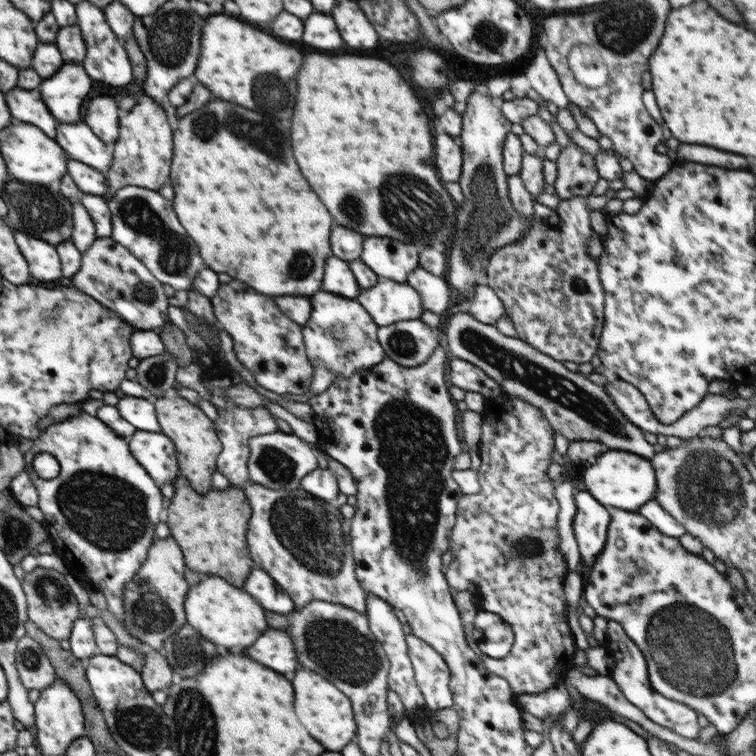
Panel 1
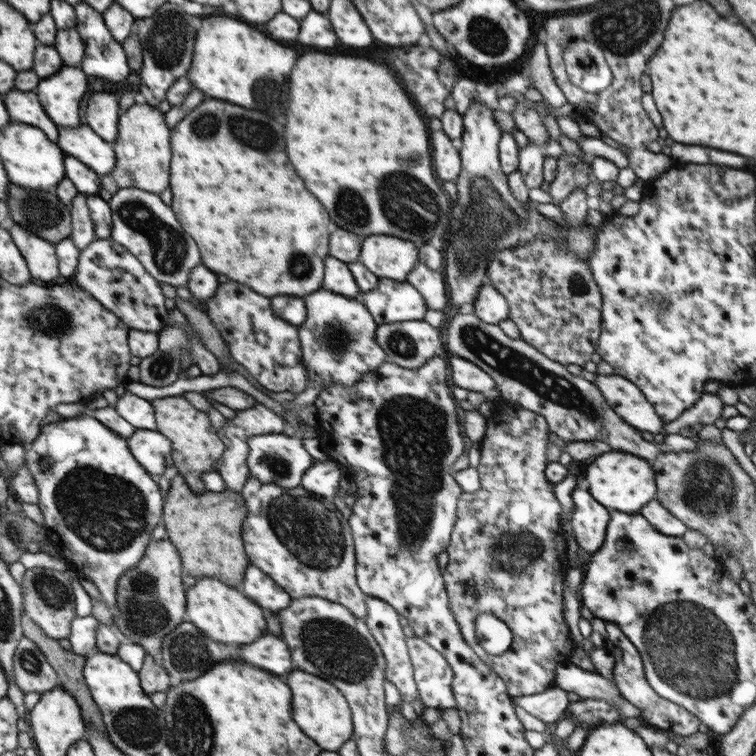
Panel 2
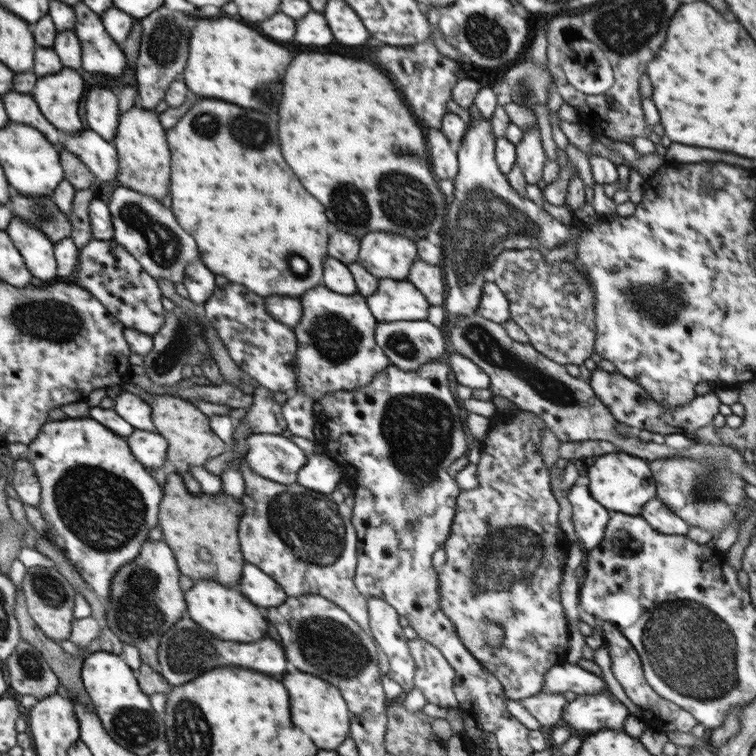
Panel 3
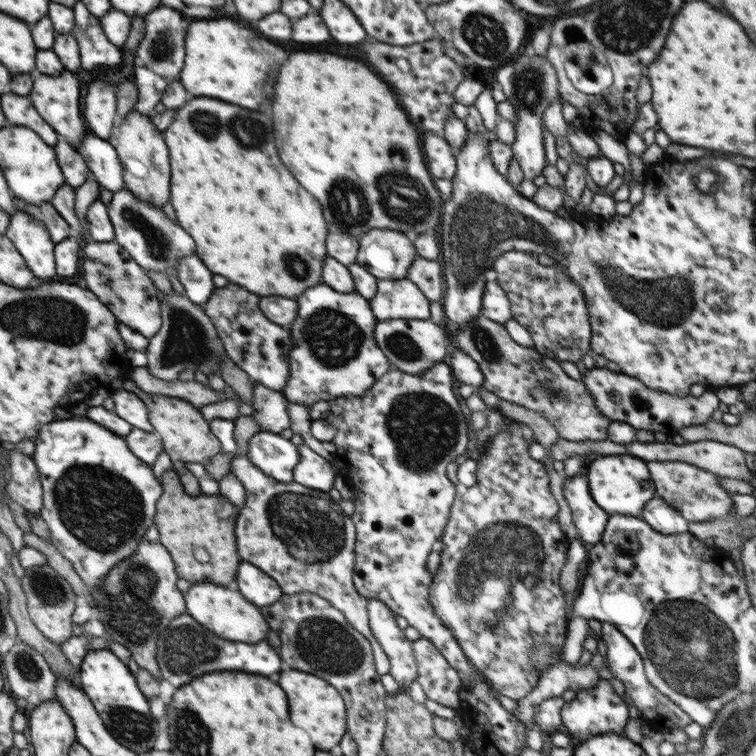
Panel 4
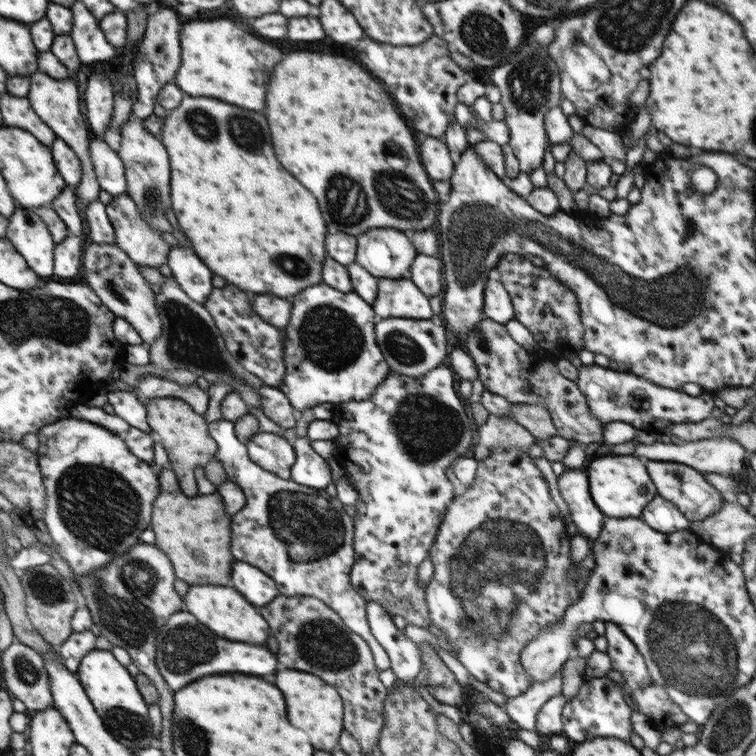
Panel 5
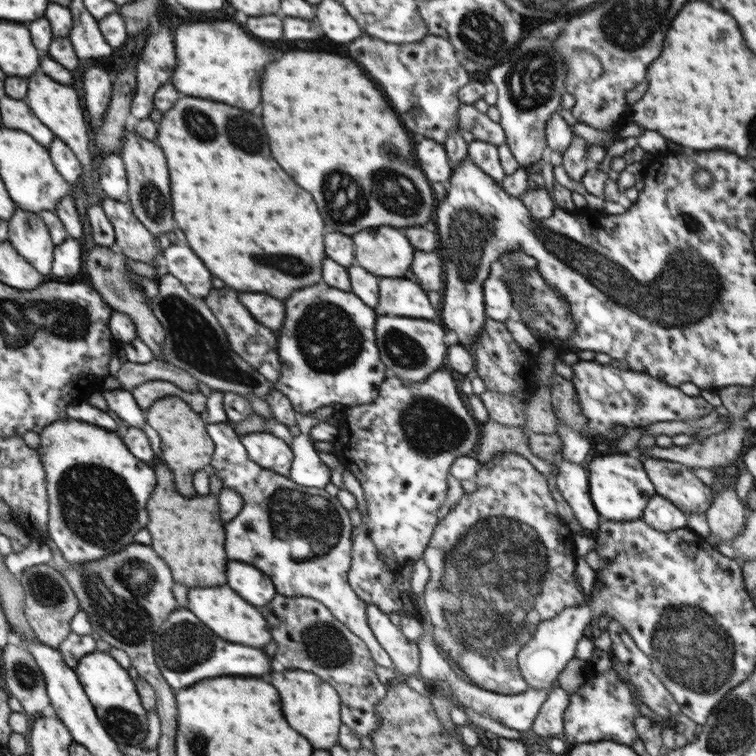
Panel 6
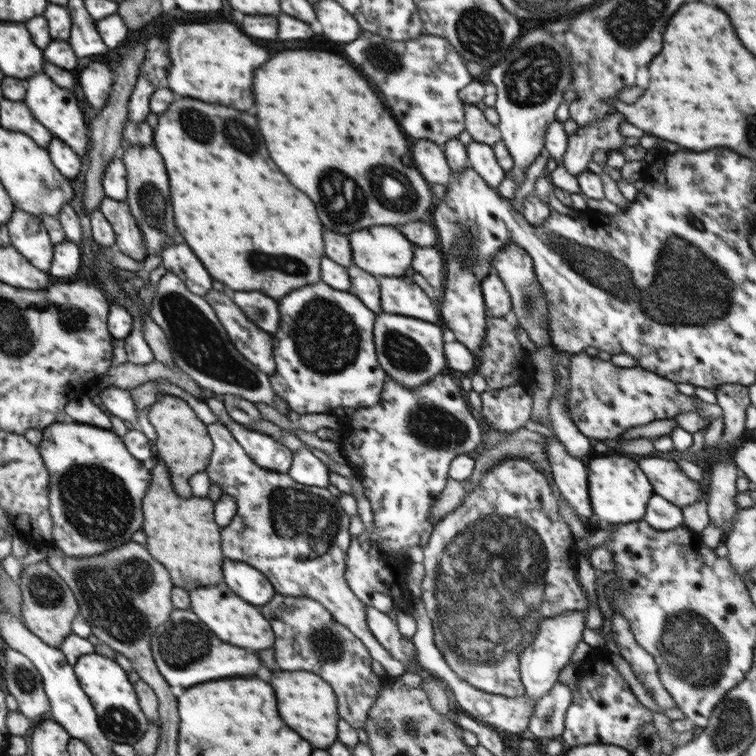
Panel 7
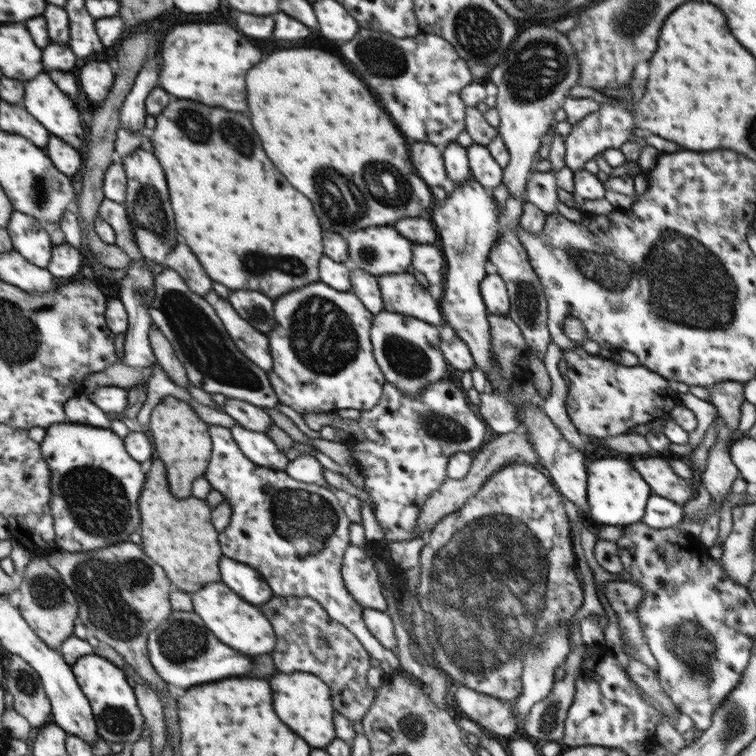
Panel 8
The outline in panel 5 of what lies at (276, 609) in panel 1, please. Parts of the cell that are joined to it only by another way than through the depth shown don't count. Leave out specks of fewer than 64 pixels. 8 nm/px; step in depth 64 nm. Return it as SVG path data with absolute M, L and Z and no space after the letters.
M242 561L234 562L231 583L234 584L234 589L254 606L264 606L280 595L272 578Z

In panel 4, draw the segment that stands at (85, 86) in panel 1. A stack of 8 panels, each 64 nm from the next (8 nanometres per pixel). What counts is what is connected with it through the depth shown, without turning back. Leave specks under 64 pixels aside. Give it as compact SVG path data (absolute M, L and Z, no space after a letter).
M64 72L64 74L52 76L36 74L38 78L34 80L34 90L30 94L35 110L40 110L43 118L48 118L46 122L55 127L56 134L71 144L72 148L80 148L80 144L86 138L86 124L80 116L80 80L72 74L72 72Z

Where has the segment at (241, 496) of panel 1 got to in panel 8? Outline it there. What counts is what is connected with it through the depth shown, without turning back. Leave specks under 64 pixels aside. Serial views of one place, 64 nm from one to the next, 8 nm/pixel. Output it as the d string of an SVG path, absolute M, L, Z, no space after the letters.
M154 460L146 474L146 484L138 502L142 514L142 548L148 550L152 560L166 570L172 584L178 586L176 589L192 594L208 582L220 580L218 562L223 554L220 552L219 532L210 522L212 508L206 501L199 498L178 500L172 496L166 482L166 470L164 462Z

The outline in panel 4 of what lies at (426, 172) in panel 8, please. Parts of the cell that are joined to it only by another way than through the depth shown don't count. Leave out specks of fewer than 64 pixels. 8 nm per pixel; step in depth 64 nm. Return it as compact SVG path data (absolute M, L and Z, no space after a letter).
M423 132L422 148L430 174L434 179L451 179L457 171L457 160L448 142L436 134Z

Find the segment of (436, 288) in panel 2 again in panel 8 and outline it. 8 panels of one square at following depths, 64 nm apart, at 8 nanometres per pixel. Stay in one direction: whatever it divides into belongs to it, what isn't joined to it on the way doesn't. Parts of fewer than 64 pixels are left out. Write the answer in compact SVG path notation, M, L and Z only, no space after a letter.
M417 244L413 250L411 270L422 273L429 284L443 284L447 264L438 244Z

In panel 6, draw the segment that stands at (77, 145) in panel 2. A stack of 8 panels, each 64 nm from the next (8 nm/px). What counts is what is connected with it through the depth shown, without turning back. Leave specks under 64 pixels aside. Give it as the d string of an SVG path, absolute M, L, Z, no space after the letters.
M118 153L98 155L99 185L106 196L114 200L123 200L127 194L127 174L125 164Z

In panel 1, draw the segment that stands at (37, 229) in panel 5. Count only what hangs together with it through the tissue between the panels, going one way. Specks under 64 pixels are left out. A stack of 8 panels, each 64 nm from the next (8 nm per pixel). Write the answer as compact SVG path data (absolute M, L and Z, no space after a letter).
M16 232L16 242L20 242L20 250L24 250L23 254L30 263L31 274L38 280L52 282L62 278L63 265L57 246L23 232Z

